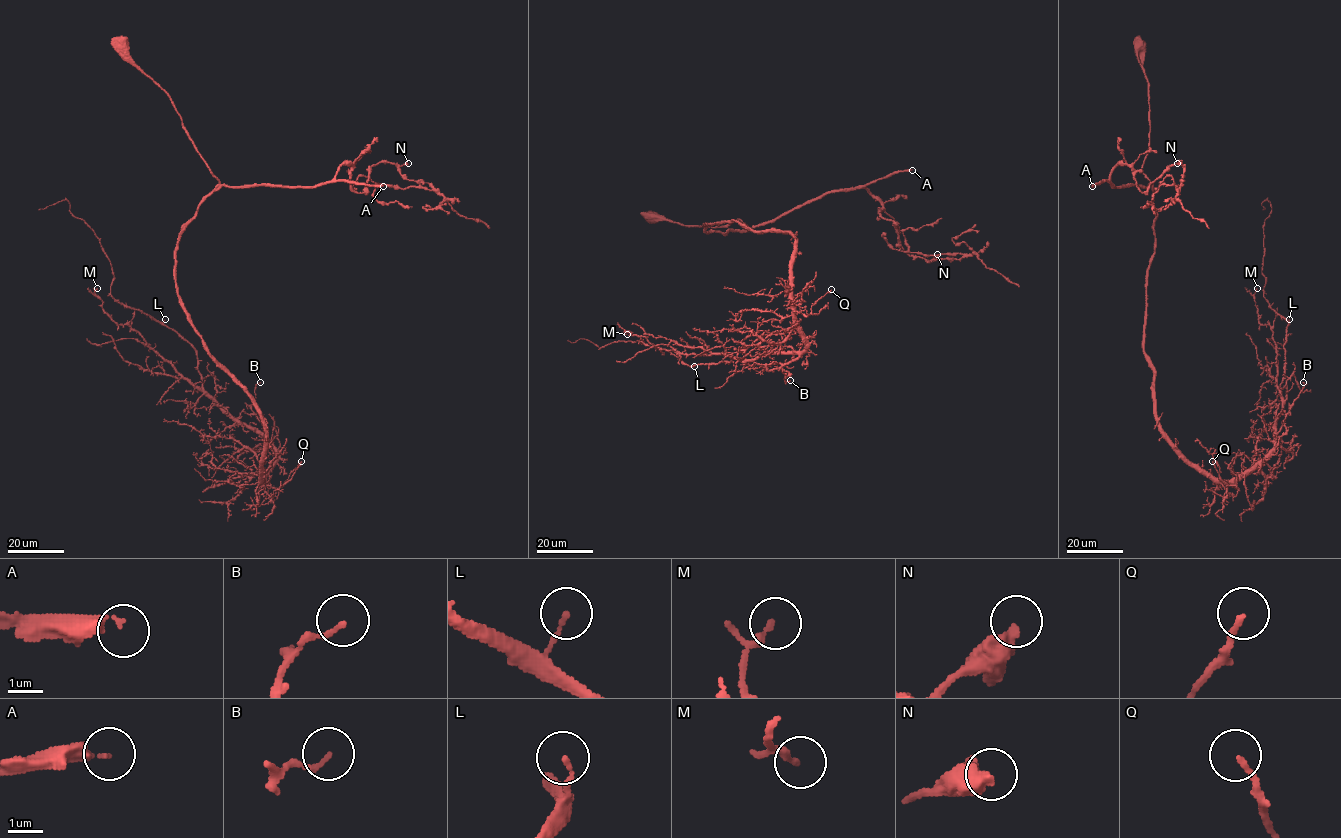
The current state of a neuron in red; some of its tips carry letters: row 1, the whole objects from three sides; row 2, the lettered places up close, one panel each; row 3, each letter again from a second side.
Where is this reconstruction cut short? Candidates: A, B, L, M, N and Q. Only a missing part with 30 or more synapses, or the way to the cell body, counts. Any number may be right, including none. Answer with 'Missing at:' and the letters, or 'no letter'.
Missing at: A

